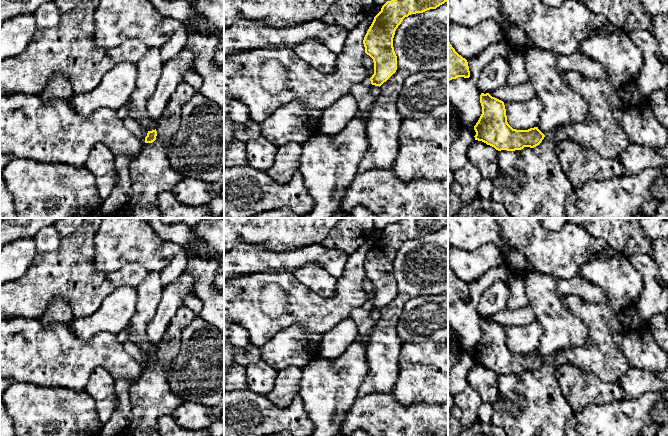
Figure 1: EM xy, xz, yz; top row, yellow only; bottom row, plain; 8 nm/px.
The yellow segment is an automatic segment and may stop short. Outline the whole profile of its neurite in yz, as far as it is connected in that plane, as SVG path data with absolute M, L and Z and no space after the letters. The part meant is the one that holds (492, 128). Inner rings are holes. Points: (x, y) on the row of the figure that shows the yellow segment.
M481 93L482 114L474 126L475 140L482 141L496 150L515 151L538 146L545 135L538 127L528 130L513 129L507 122L504 102Z

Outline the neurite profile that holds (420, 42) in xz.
M448 1L436 9L405 17L395 31L393 47L397 56L396 72L380 86L380 94L373 100L367 120L368 148L357 173L367 170L392 170L399 152L399 131L403 121L396 104L405 79L424 70L441 70L448 66Z

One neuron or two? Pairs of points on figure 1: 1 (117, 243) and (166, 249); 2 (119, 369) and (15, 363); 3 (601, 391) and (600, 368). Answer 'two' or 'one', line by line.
1: one
2: one
3: two

